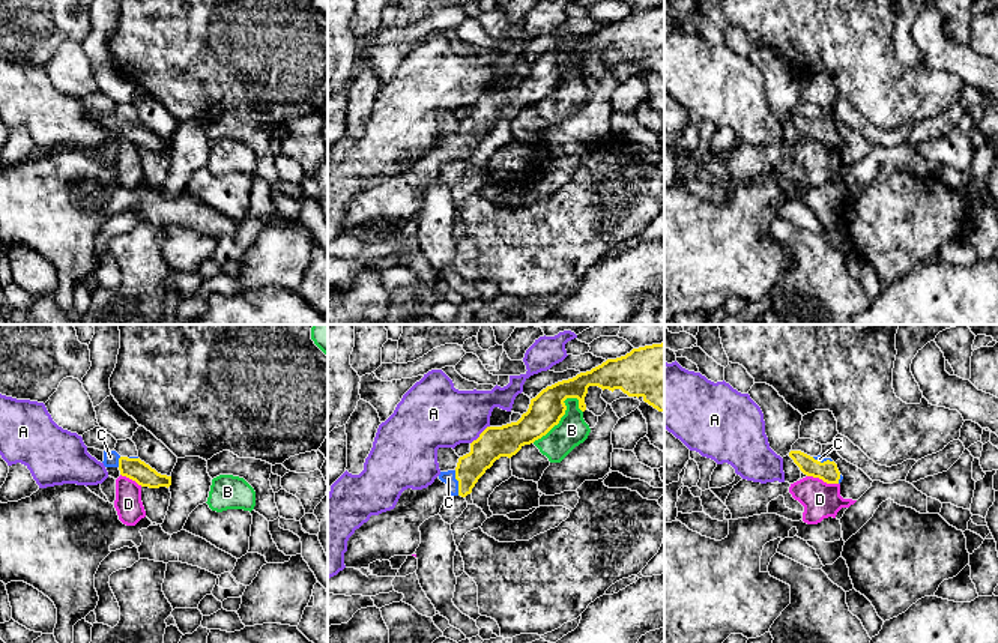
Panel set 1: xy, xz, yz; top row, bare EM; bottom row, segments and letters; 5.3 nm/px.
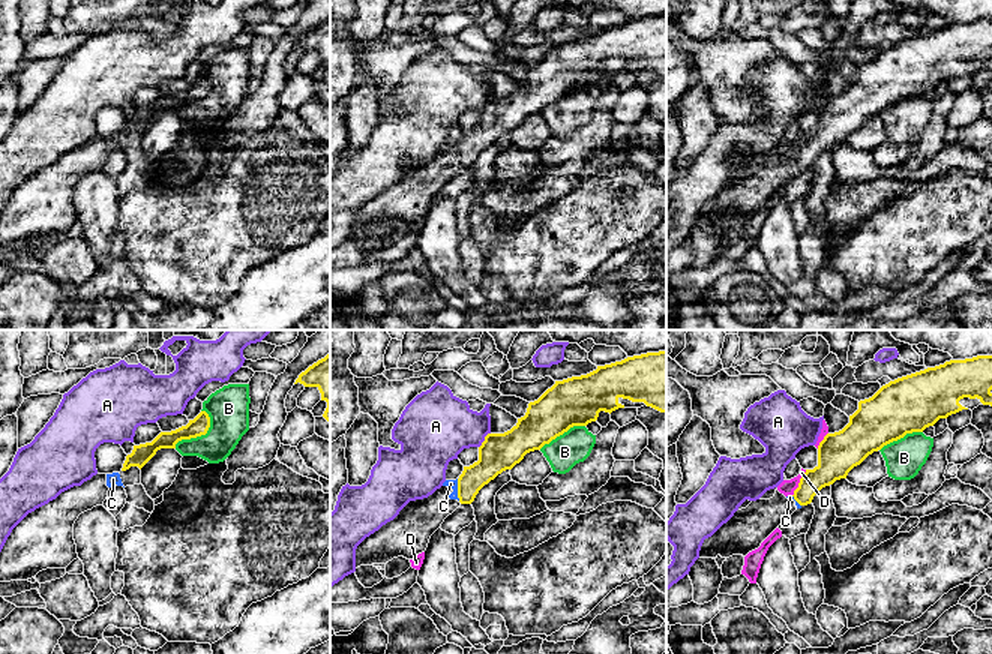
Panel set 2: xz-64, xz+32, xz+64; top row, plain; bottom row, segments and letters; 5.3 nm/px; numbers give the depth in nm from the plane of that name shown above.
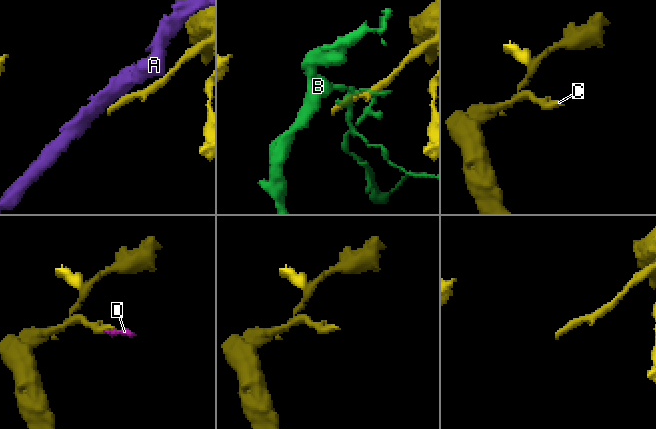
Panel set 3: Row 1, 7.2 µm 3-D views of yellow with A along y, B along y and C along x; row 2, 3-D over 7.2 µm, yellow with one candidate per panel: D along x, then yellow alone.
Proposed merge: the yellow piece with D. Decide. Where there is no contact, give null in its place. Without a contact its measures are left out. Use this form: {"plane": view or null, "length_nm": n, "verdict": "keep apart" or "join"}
{"plane": "yz", "length_nm": 180, "verdict": "keep apart"}

